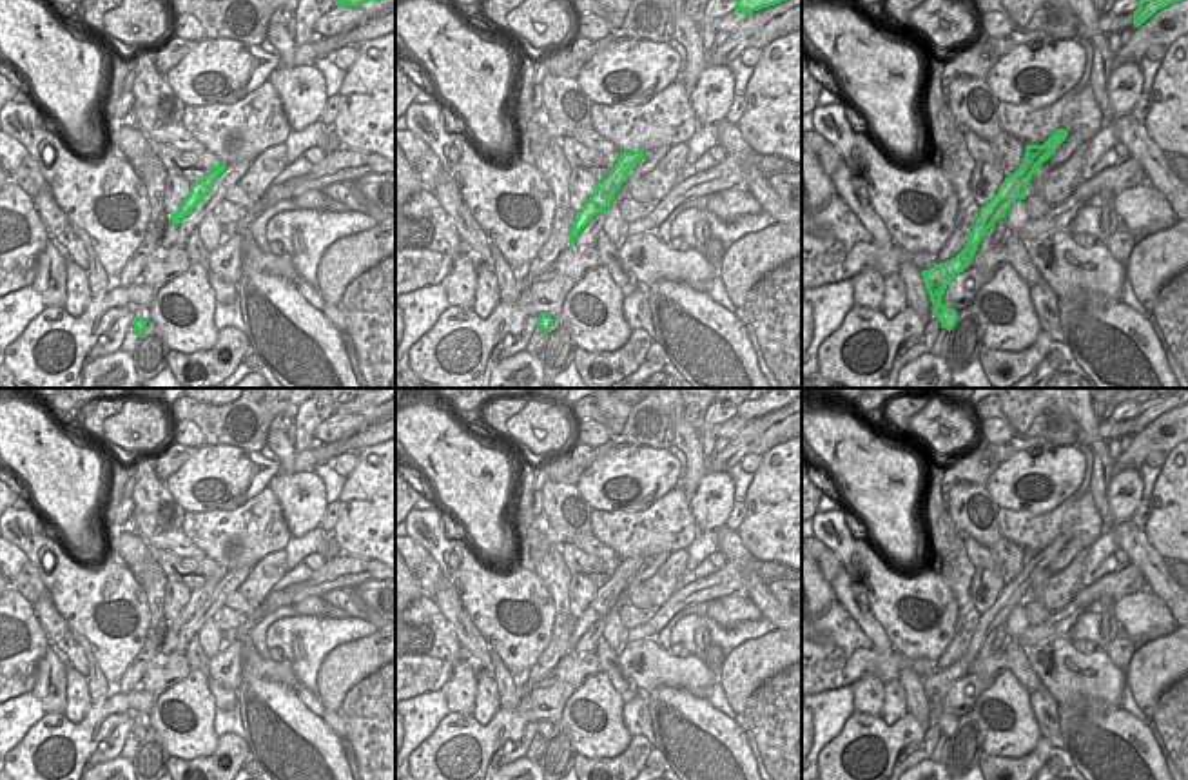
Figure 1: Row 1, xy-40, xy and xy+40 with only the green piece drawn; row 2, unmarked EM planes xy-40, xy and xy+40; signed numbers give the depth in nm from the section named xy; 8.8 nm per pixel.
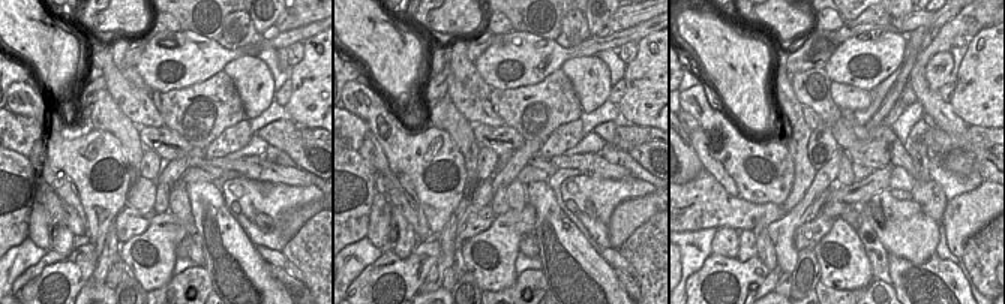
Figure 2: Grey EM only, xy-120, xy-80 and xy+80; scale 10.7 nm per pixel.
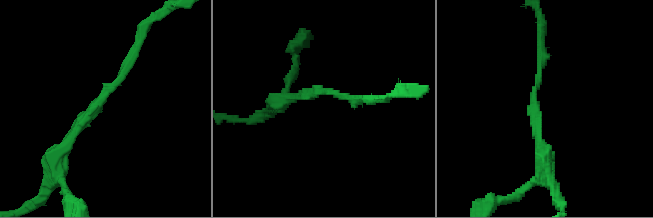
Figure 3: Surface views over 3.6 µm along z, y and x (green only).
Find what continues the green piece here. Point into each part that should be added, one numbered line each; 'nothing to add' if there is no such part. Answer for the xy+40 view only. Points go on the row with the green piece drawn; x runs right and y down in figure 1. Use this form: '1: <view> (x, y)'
nothing to add

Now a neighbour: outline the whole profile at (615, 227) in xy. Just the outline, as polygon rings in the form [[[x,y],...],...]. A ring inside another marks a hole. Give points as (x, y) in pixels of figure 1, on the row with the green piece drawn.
[[[618,205],[606,209],[604,232],[615,245],[622,245],[626,238],[628,223],[622,219]]]

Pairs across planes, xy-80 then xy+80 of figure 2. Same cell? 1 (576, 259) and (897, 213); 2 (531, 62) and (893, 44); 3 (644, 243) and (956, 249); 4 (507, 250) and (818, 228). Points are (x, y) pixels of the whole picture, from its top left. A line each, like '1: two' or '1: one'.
1: two
2: one
3: two
4: two

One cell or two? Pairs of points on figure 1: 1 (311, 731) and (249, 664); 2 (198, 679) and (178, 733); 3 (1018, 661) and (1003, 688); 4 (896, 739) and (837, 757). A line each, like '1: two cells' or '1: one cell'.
1: one cell
2: one cell
3: two cells
4: one cell

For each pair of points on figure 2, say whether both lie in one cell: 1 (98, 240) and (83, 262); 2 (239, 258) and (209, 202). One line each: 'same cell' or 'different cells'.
1: different cells
2: same cell

